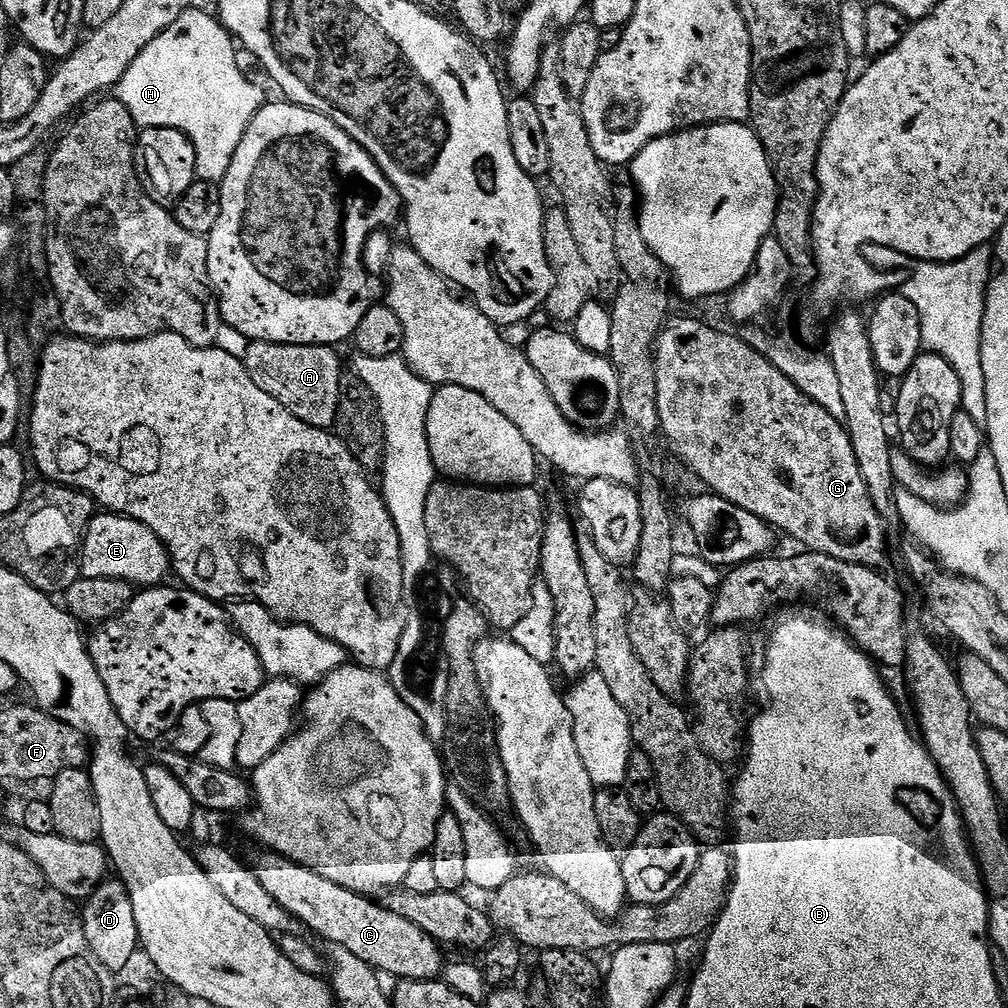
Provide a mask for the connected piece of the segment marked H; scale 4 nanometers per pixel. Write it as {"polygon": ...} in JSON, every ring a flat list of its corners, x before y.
{"polygon":[[196,6,183,12,126,70,126,74,115,86,115,99,121,100,130,110,137,129,145,128,177,128,190,138,196,155,196,175,201,180,213,182,223,181,226,170,230,170,230,162,250,126,256,113,264,107,266,97,256,84,251,84,244,77,242,69,236,65,236,52,232,49,234,37,215,15,199,12]]}

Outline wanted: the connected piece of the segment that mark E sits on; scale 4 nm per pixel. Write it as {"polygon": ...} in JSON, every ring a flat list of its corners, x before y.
{"polygon":[[96,514,93,515,92,521,83,529,83,532,84,545,80,548,80,564,78,560,80,576,86,578,118,578,119,580,127,580,133,586,156,586,163,581,160,579,164,575,169,575,168,552,165,550,163,542,158,538,158,534,154,534,154,530,150,530,150,526,132,520,129,516]]}

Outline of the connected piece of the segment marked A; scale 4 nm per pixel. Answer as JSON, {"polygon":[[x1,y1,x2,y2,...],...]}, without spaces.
{"polygon":[[257,340,247,345,242,359,250,378,262,386,270,398,282,402,294,418,315,428,331,429,336,423,339,404,340,356,327,344,271,344]]}

